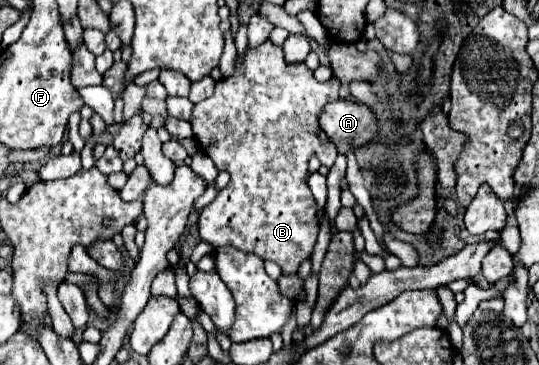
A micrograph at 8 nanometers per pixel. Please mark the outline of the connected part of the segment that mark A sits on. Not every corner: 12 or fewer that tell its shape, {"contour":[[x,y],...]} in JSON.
{"contour":[[335,100],[319,124],[339,154],[381,132],[365,104]]}

